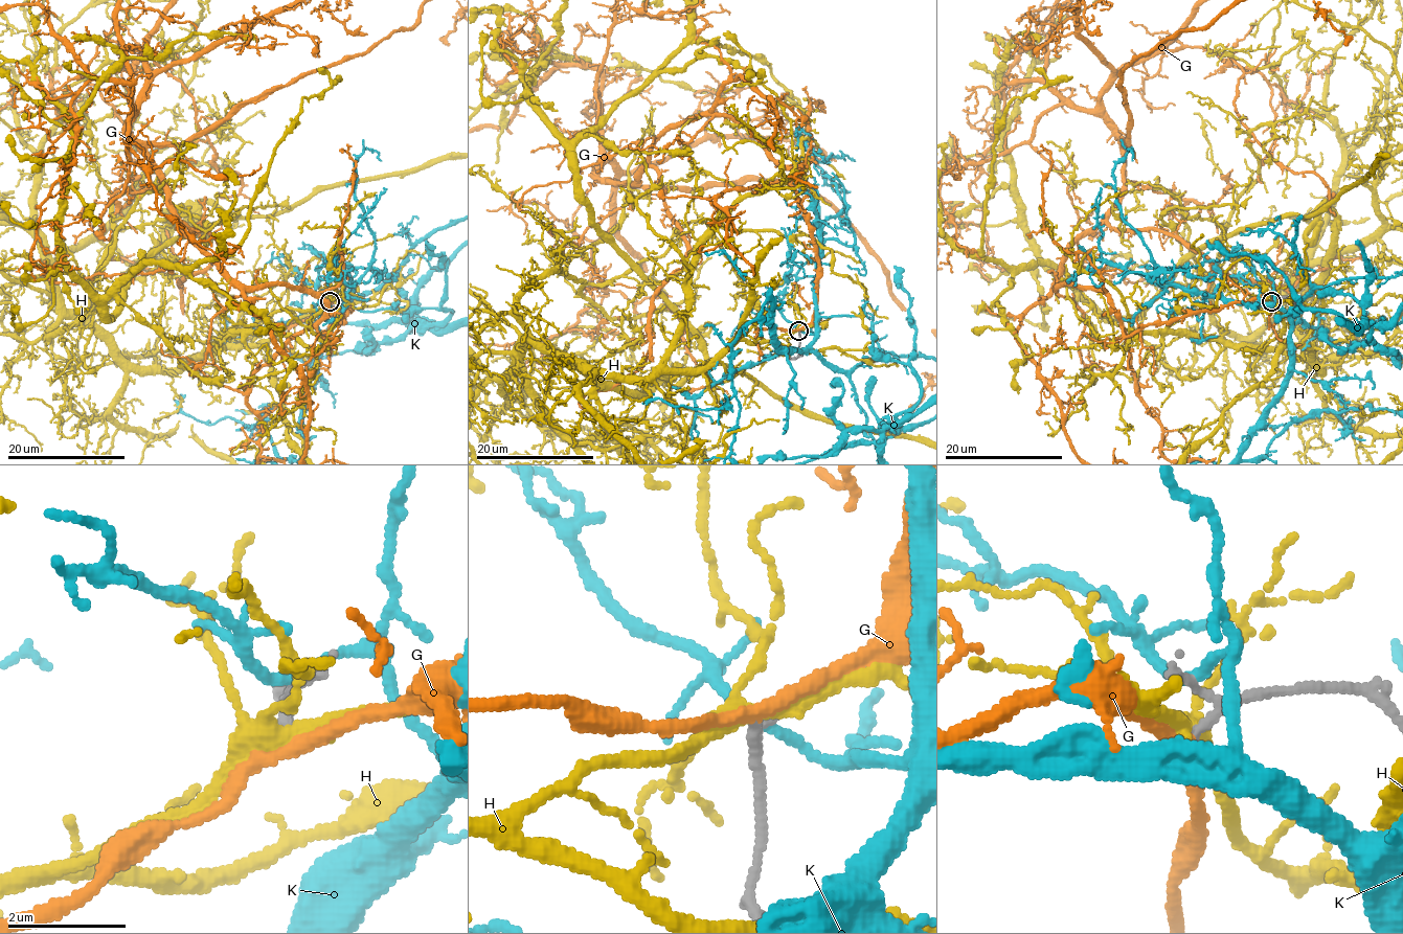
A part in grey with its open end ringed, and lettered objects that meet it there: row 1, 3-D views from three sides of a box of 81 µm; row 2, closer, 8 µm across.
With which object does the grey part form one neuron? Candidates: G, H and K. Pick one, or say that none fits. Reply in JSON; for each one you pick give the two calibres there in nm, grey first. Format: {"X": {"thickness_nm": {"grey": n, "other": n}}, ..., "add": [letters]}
{"G": {"thickness_nm": {"grey": 120, "other": 240}}, "add": ["G"]}

